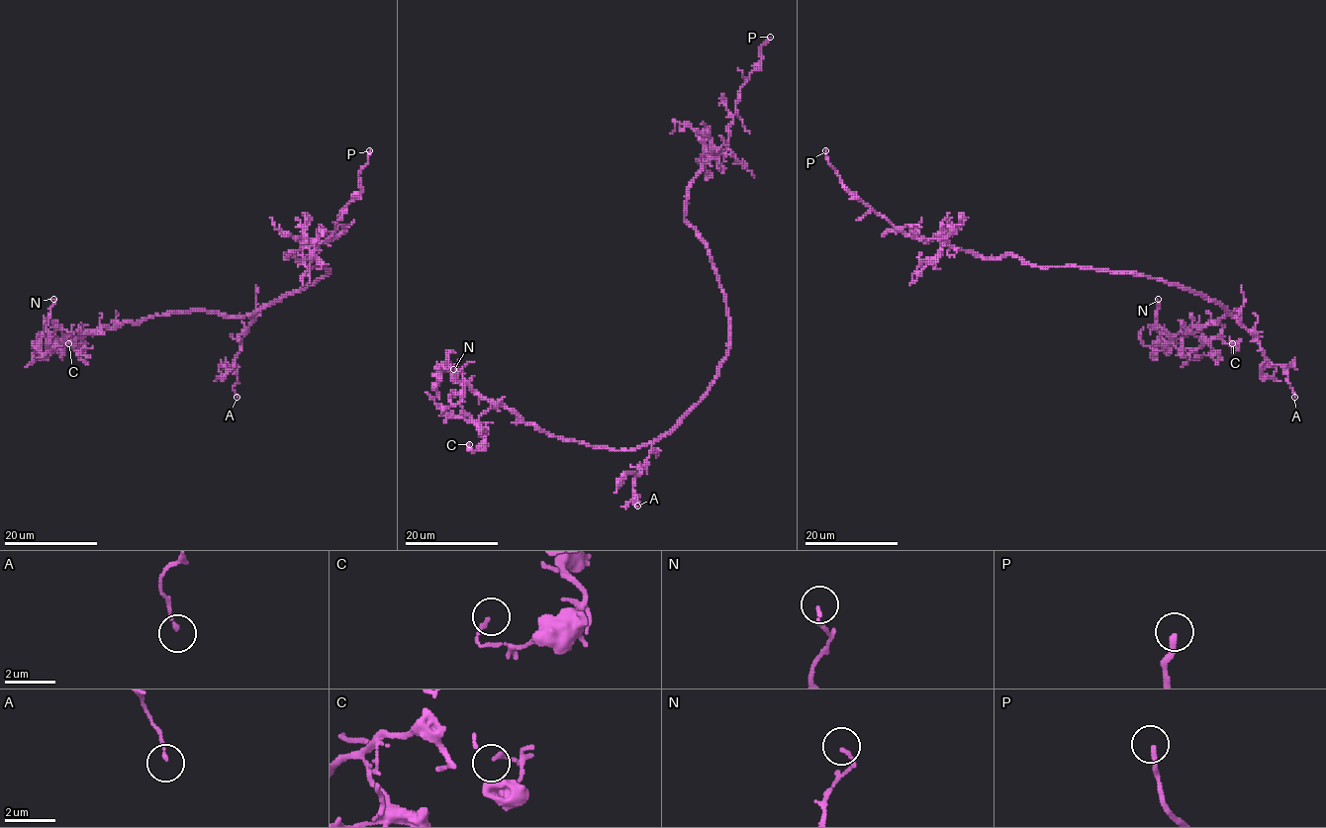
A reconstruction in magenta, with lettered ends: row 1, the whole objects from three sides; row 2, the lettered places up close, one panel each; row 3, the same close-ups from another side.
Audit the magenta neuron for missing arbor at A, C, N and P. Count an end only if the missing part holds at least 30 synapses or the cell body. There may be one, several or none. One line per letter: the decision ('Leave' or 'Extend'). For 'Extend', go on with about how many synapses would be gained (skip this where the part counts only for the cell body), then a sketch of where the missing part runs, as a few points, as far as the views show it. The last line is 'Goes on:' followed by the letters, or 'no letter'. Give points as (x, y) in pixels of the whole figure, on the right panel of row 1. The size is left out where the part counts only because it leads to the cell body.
A: Leave
C: Leave
N: Leave
P: Extend. Course of what is missing: (825, 150), (834, 131), (833, 115), (839, 103), (840, 86), (832, 65), (837, 62)
Goes on: P

